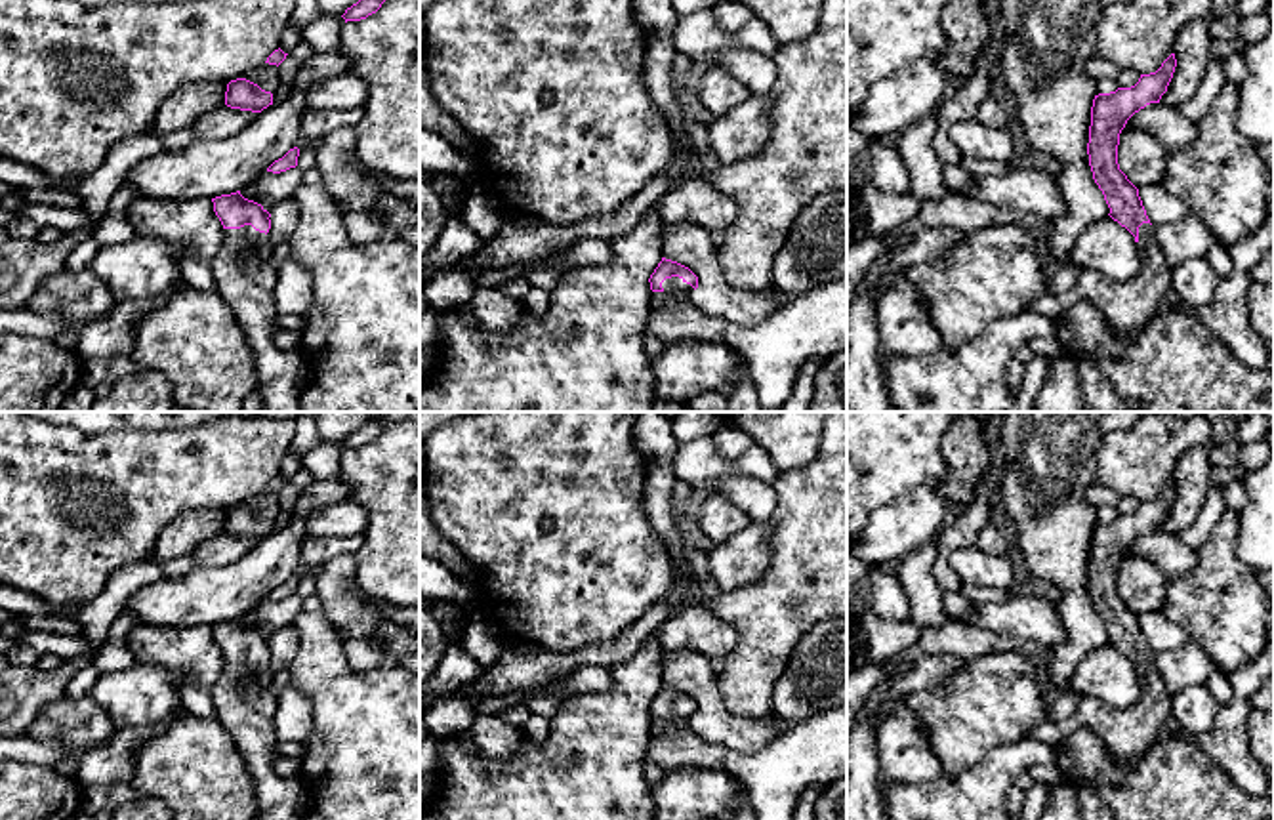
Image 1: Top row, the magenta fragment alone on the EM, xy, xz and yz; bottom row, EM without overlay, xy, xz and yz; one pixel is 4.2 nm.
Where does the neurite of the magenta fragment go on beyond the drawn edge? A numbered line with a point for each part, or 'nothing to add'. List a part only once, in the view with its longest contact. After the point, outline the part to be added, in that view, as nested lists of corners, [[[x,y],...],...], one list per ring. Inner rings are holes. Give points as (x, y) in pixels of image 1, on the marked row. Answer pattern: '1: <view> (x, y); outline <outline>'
1: xz (670, 285); outline [[[679,277],[666,278],[662,282],[662,288],[664,288],[664,292],[688,292],[688,294],[694,294],[696,292],[690,284],[687,284]]]

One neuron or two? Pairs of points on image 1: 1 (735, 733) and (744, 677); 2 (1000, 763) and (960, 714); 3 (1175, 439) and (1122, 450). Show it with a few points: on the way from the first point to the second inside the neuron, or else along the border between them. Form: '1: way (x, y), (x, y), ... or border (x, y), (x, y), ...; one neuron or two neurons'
1: border (714, 677), (729, 712), (771, 714); two neurons
2: border (1025, 737), (998, 744), (979, 761), (952, 777); two neurons
3: way (1162, 439), (1147, 450), (1135, 450); one neuron

